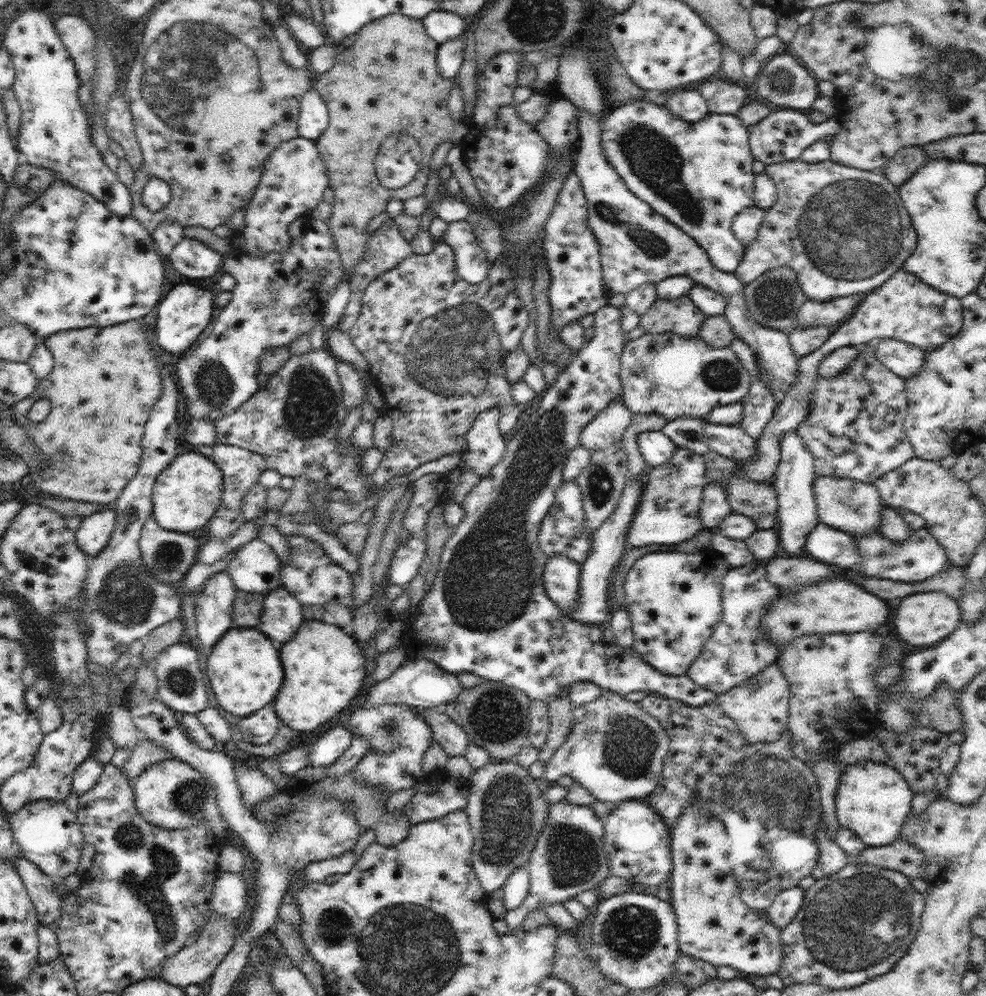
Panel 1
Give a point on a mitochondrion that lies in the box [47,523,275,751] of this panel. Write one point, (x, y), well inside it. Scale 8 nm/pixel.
(127, 600)

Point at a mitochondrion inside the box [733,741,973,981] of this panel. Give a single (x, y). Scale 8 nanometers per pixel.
(855, 923)

